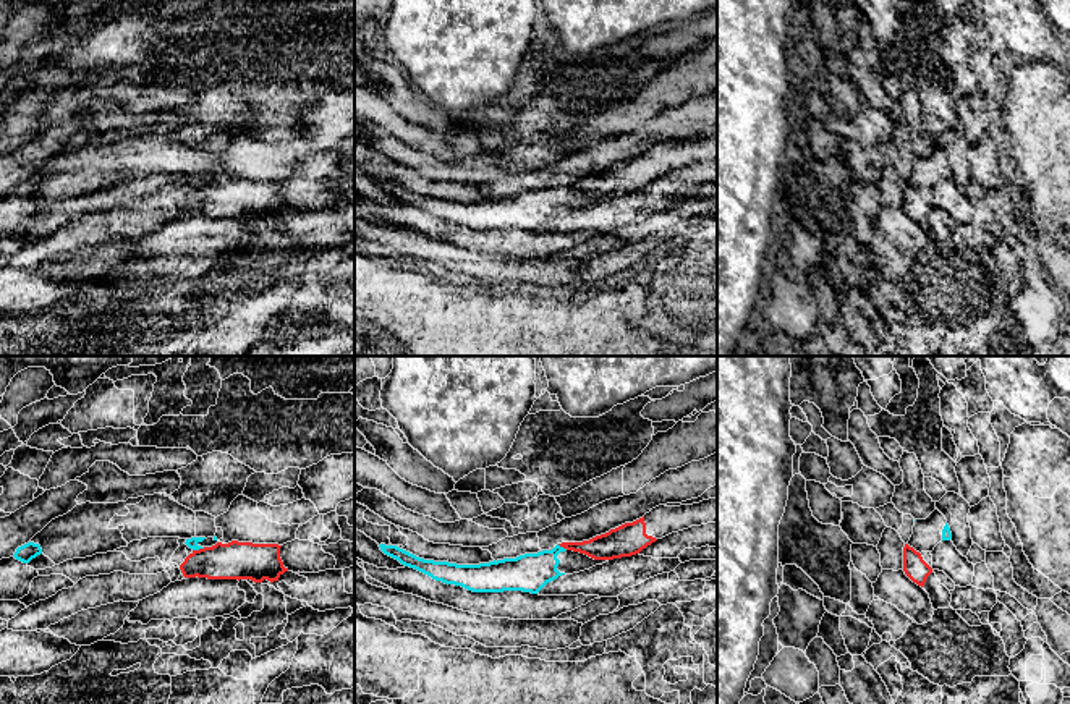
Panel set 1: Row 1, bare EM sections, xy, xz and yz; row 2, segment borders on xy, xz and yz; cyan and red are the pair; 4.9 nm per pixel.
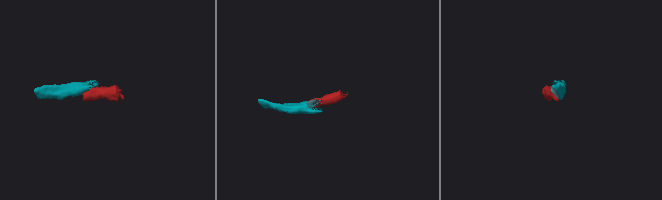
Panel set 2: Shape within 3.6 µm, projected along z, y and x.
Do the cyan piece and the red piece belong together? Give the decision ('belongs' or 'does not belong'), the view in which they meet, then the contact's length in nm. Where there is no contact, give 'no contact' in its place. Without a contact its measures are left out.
does not belong | xy | 70 nm

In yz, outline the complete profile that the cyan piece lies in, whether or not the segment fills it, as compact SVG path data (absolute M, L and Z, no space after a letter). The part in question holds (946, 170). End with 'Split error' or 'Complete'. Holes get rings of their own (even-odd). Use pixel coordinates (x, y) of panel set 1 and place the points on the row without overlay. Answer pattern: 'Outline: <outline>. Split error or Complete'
Outline: M936 146L926 157L916 157L908 183L916 189L932 189L942 178L950 178L952 170L945 154Z. Split error

